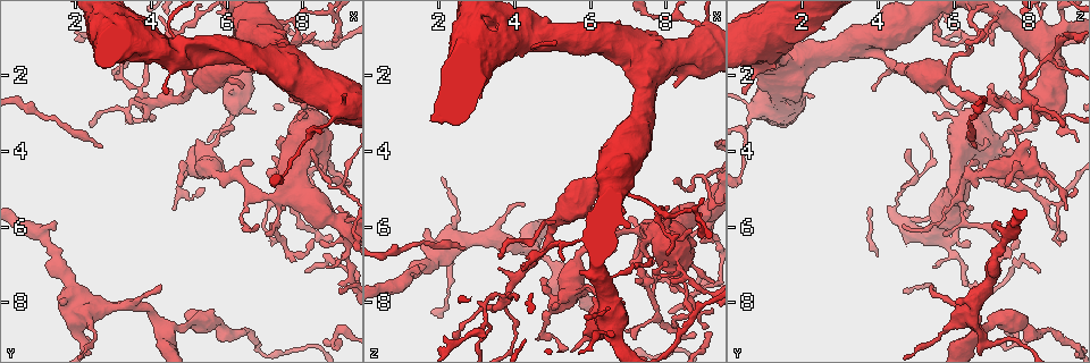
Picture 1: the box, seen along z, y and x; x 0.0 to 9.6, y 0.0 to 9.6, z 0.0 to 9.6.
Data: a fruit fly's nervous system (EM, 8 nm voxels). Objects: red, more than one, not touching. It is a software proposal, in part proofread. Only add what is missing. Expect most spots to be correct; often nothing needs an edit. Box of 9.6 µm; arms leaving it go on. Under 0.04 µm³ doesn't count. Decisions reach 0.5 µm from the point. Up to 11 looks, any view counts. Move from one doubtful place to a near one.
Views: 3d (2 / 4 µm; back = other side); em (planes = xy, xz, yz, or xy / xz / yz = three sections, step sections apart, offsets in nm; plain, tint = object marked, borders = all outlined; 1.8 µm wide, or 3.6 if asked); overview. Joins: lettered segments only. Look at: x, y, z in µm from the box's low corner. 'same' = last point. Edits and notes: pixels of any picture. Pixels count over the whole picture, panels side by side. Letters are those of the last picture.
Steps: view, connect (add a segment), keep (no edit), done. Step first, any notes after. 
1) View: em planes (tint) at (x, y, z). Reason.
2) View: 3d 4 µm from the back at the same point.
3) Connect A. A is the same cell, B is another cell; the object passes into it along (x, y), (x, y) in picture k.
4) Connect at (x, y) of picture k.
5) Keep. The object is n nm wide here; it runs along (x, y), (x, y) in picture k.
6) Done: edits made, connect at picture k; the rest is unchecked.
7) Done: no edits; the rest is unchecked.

View: em xy step 16 (borders) at (8.20, 7.20, 8.30). Tapers out.

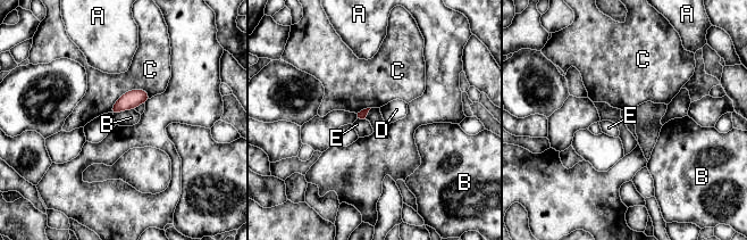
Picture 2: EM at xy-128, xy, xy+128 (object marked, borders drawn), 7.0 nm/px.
Keep. A, B, C, D and E are other cells; a border runs along (358, 117), (364, 120) in picture 2; none of them fits.

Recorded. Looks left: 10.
View: 3d 4 µm at (7.45, 3.90, 6.70). Closes a loop.

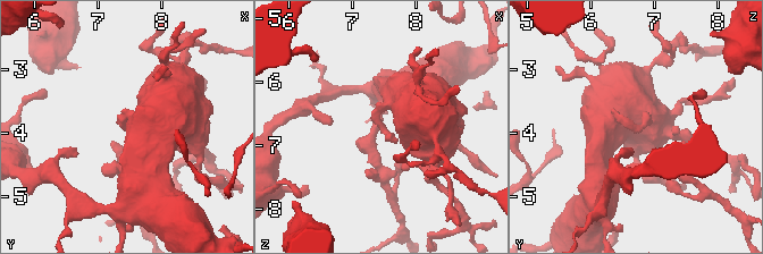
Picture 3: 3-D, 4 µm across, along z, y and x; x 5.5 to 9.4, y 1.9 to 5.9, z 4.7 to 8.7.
View: em yz step 4 (tint) at (7.45, 3.90, 6.65). Need the tissue.

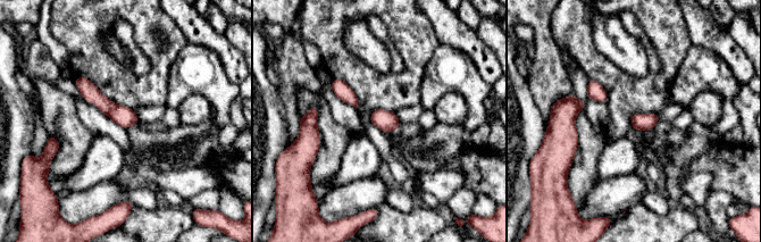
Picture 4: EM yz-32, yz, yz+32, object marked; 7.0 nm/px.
View: em yz step 4 (borders) at the same point.

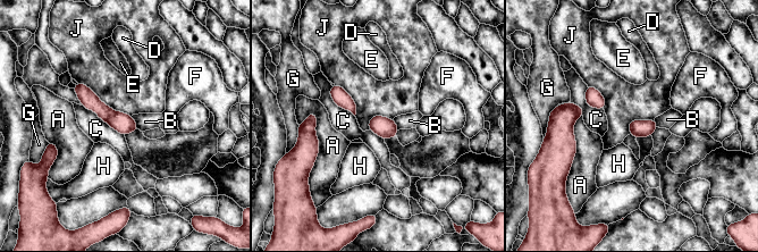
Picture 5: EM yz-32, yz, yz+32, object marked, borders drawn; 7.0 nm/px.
Keep. The object is 130 nm wide here; A, B, C, D, E, F, G, H and J are other cells; a border runs along (78, 83), (131, 116) in picture 5; none of them fits.

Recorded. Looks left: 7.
View: em xz step 8 (tint) at (6.35, 0.65, 3.90). Closes a loop.

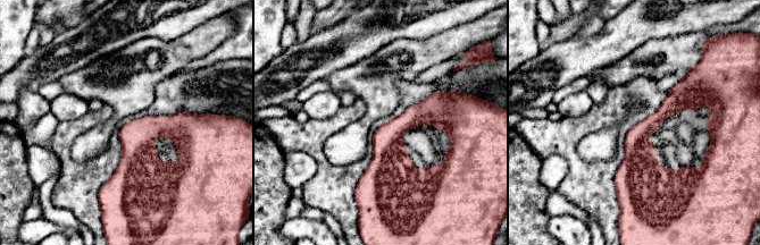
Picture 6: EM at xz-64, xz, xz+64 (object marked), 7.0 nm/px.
View: em yz step 16 (borders) at the same point.

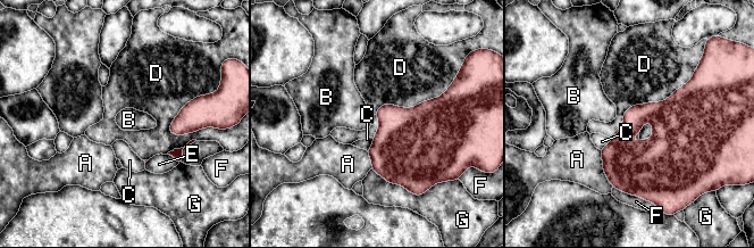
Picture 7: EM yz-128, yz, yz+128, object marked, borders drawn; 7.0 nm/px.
Keep. The object is 160 nm wide here; A, B, C, D, E, F and G are other cells; a border runs along (693, 74), (630, 106), (611, 139) in picture 7; none of them fits.

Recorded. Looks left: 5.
View: 3d 4 µm at (3.15, 0.80, 2.60). Thick end.

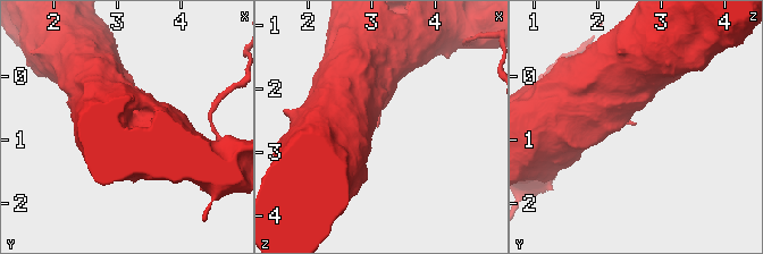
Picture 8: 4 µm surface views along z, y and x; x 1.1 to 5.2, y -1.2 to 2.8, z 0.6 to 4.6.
View: em 3.6 µm planes (borders) at (3.10, 0.70, 2.60). Need the tissue.

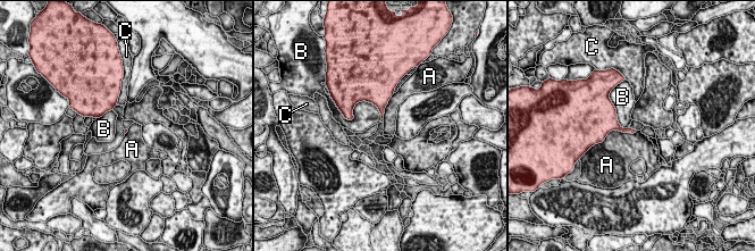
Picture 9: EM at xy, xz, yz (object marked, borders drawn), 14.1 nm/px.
Keep. A, B and C are other cells; none of them fits.

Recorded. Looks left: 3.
Done: no edits; the rest is unchecked.

